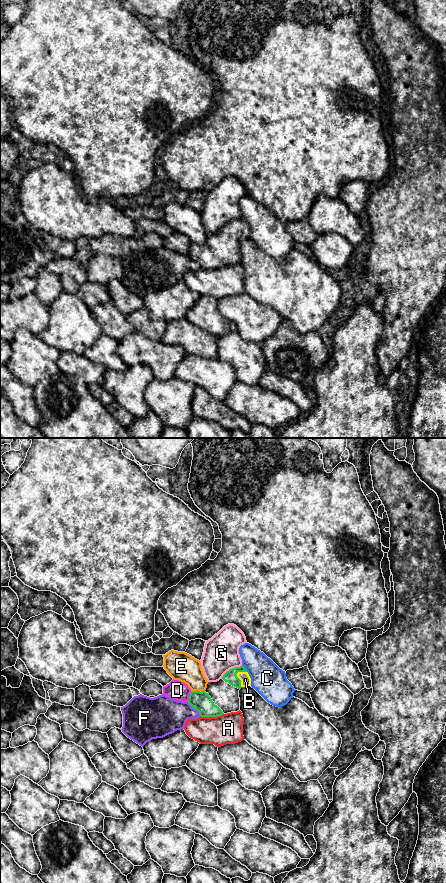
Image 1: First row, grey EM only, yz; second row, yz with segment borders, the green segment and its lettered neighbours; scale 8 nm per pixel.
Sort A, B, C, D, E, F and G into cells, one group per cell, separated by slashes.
A / B / C / D / E / F / G

